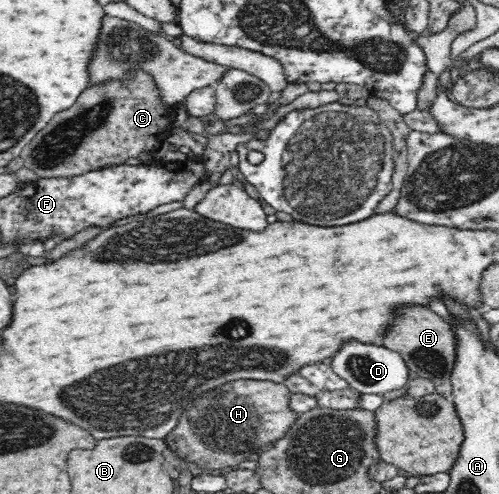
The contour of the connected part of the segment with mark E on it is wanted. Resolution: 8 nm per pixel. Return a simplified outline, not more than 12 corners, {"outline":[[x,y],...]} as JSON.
{"outline":[[395,306],[378,342],[452,398],[456,342],[441,316]]}

